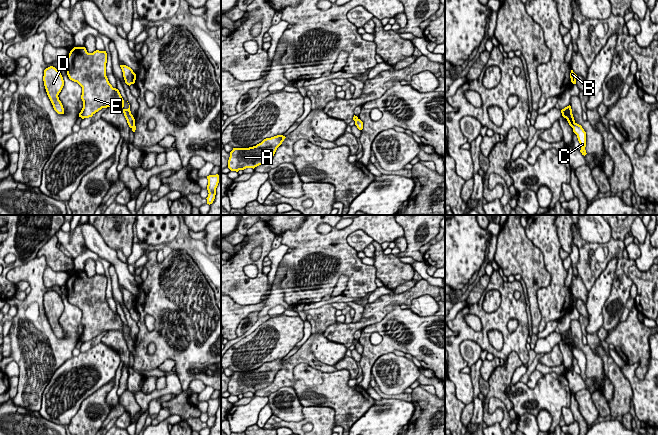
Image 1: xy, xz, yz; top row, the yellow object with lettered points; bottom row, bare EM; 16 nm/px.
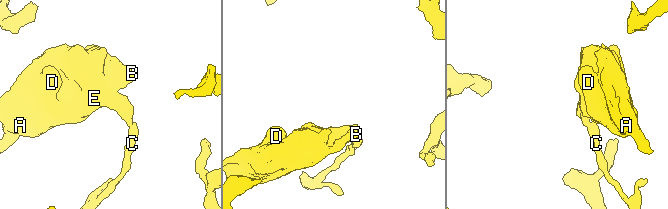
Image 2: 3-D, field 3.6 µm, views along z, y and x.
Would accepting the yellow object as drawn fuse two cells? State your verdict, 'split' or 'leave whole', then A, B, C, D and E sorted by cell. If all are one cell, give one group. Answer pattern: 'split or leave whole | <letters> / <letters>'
split | A B D E / C

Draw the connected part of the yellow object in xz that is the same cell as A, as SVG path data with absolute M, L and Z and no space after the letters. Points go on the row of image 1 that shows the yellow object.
M277 135L264 139L256 146L249 148L233 148L228 160L228 168L238 172L246 168L255 168L269 162L277 148L282 144L286 137Z

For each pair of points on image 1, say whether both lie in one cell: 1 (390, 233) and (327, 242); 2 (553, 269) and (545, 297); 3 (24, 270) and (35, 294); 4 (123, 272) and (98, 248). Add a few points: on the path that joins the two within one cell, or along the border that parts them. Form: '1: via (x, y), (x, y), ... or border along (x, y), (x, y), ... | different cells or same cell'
1: via (374, 225), (355, 225), (343, 233) | same cell
2: via (555, 276), (555, 287), (552, 290) | same cell
3: via (30, 276), (35, 281), (35, 288) | same cell
4: via (118, 265), (105, 252) | same cell

